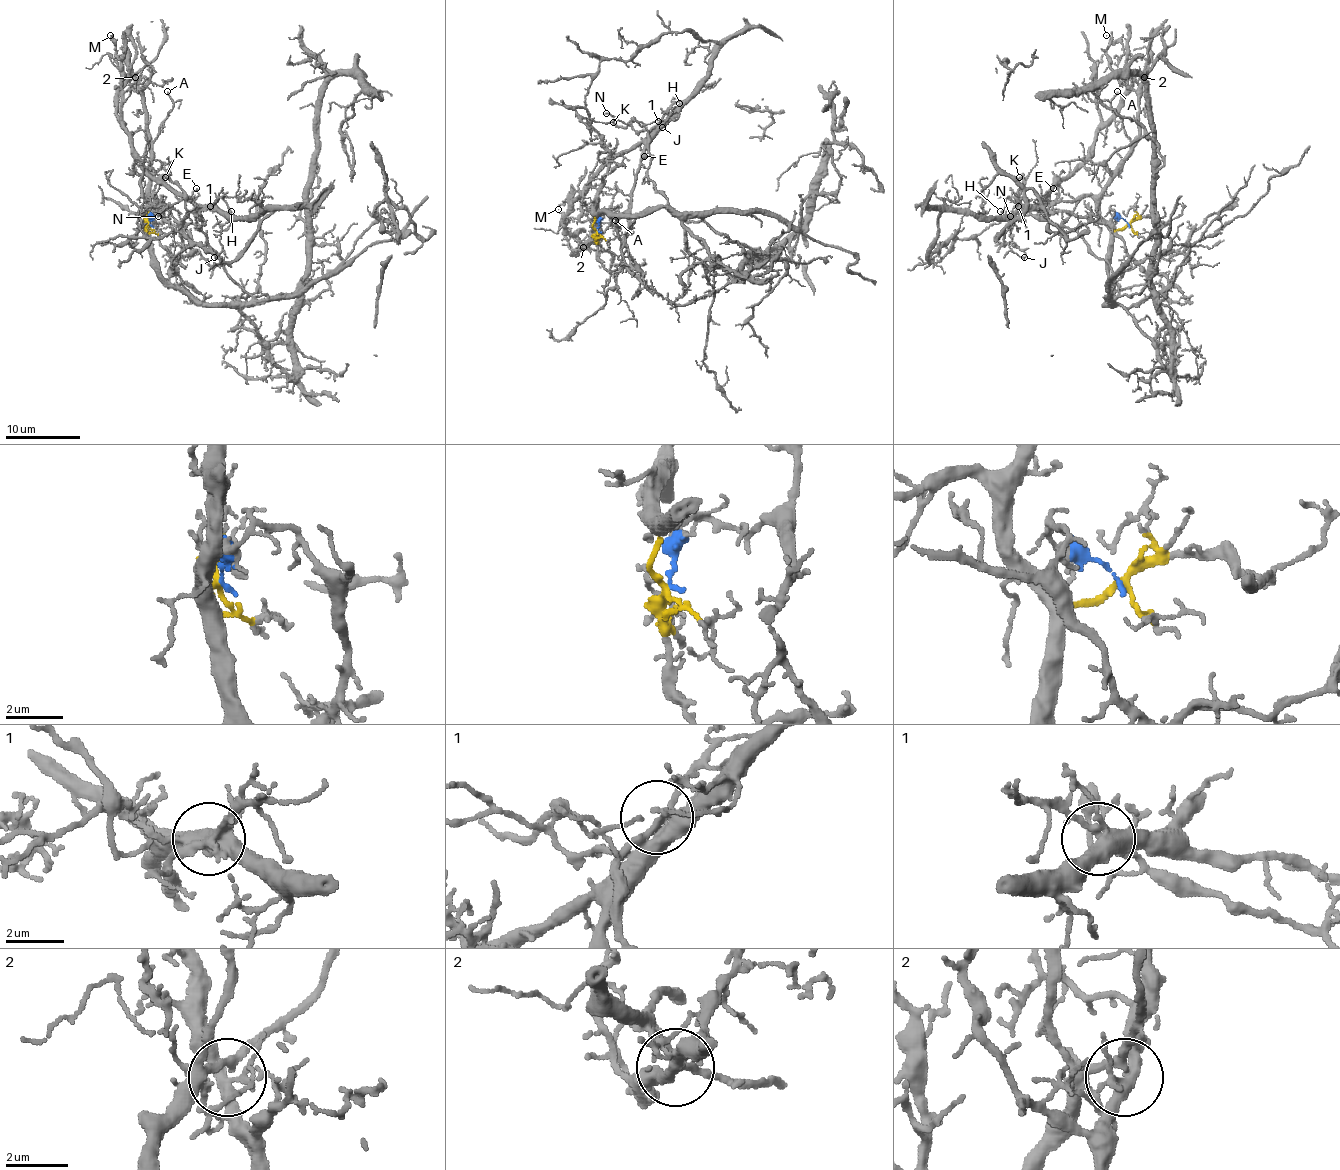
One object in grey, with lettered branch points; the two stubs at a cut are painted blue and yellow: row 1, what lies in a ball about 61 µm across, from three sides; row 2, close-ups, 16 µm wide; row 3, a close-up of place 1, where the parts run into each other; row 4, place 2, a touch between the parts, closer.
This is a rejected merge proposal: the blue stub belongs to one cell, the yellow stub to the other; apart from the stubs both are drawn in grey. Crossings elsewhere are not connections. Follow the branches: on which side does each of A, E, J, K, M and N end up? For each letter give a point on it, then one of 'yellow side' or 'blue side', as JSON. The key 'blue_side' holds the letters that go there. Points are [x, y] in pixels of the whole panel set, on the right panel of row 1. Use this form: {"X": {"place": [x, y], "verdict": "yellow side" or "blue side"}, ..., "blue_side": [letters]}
{"A": {"place": [1117, 91], "verdict": "yellow side"}, "E": {"place": [1053, 188], "verdict": "blue side"}, "J": {"place": [1024, 257], "verdict": "blue side"}, "K": {"place": [1019, 177], "verdict": "blue side"}, "M": {"place": [1106, 35], "verdict": "yellow side"}, "N": {"place": [1010, 216], "verdict": "blue side"}, "blue_side": ["E", "J", "K", "N"]}

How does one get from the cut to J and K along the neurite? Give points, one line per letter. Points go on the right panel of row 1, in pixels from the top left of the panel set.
J: (1127, 225), (1110, 210), (1105, 221), (1092, 221), (1022, 208), (1009, 223), (1009, 248), (1024, 257)
K: (1127, 225), (1110, 210), (1114, 214), (1105, 221), (1045, 210), (1033, 199), (1018, 195), (1024, 184), (1018, 176)

